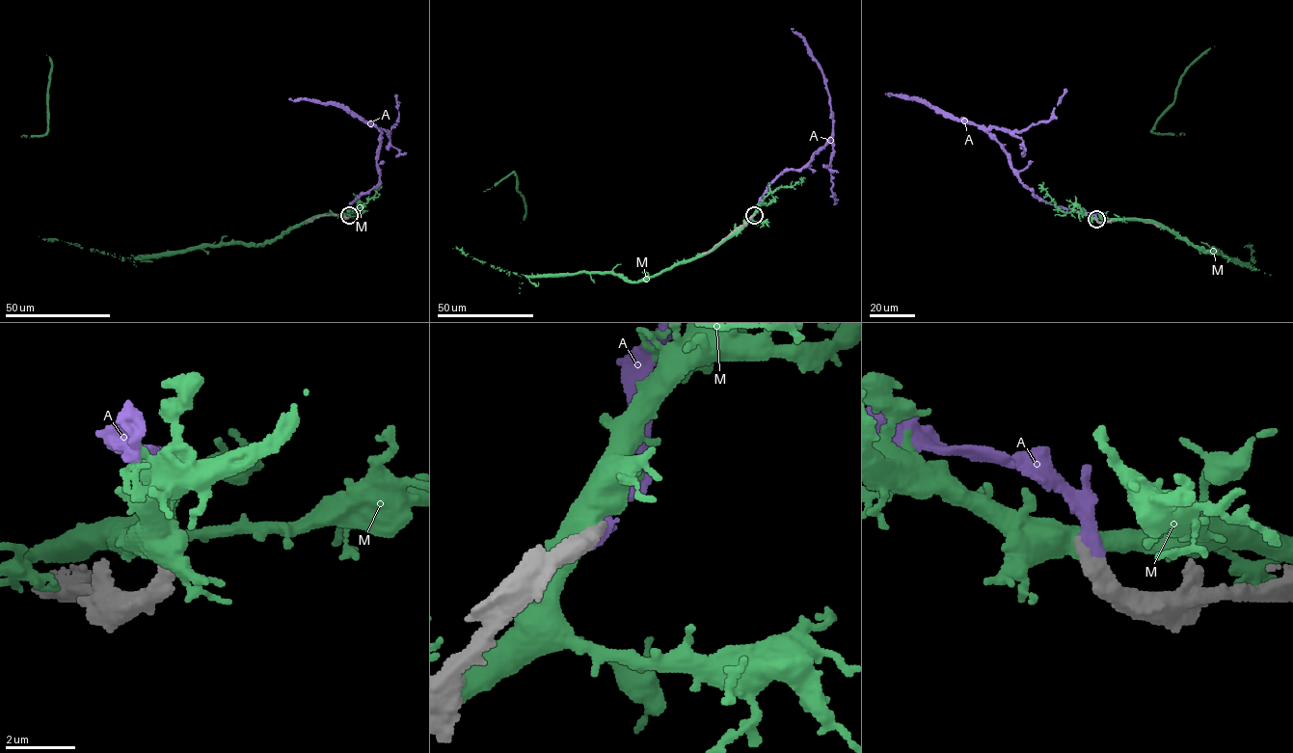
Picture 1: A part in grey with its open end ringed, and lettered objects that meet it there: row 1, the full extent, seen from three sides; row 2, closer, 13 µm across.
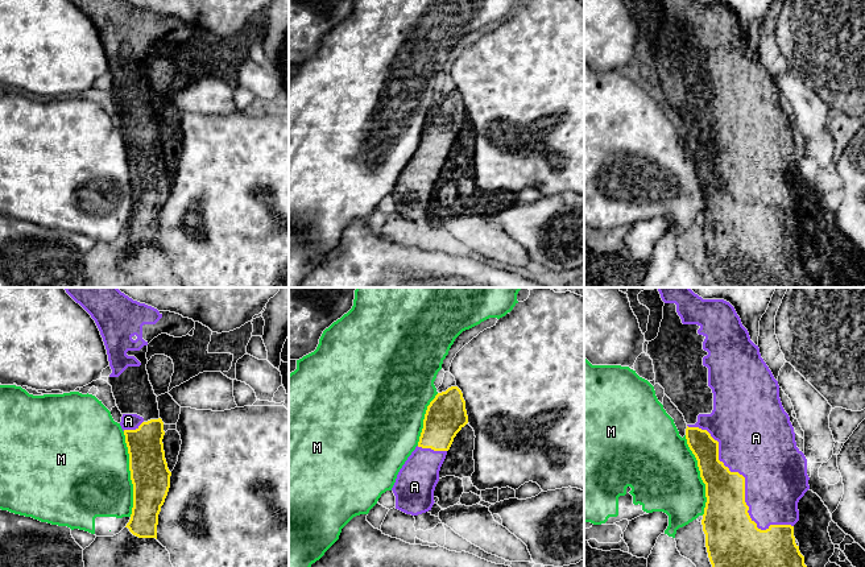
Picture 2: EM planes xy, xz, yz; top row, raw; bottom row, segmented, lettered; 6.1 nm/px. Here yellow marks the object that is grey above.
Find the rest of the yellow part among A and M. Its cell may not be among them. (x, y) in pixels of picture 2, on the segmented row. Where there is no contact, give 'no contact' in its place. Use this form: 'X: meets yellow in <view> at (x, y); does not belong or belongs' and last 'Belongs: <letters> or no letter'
A: meets yellow in yz at (744, 484); belongs
M: meets yellow in xy at (131, 474); does not belong
Belongs: A

